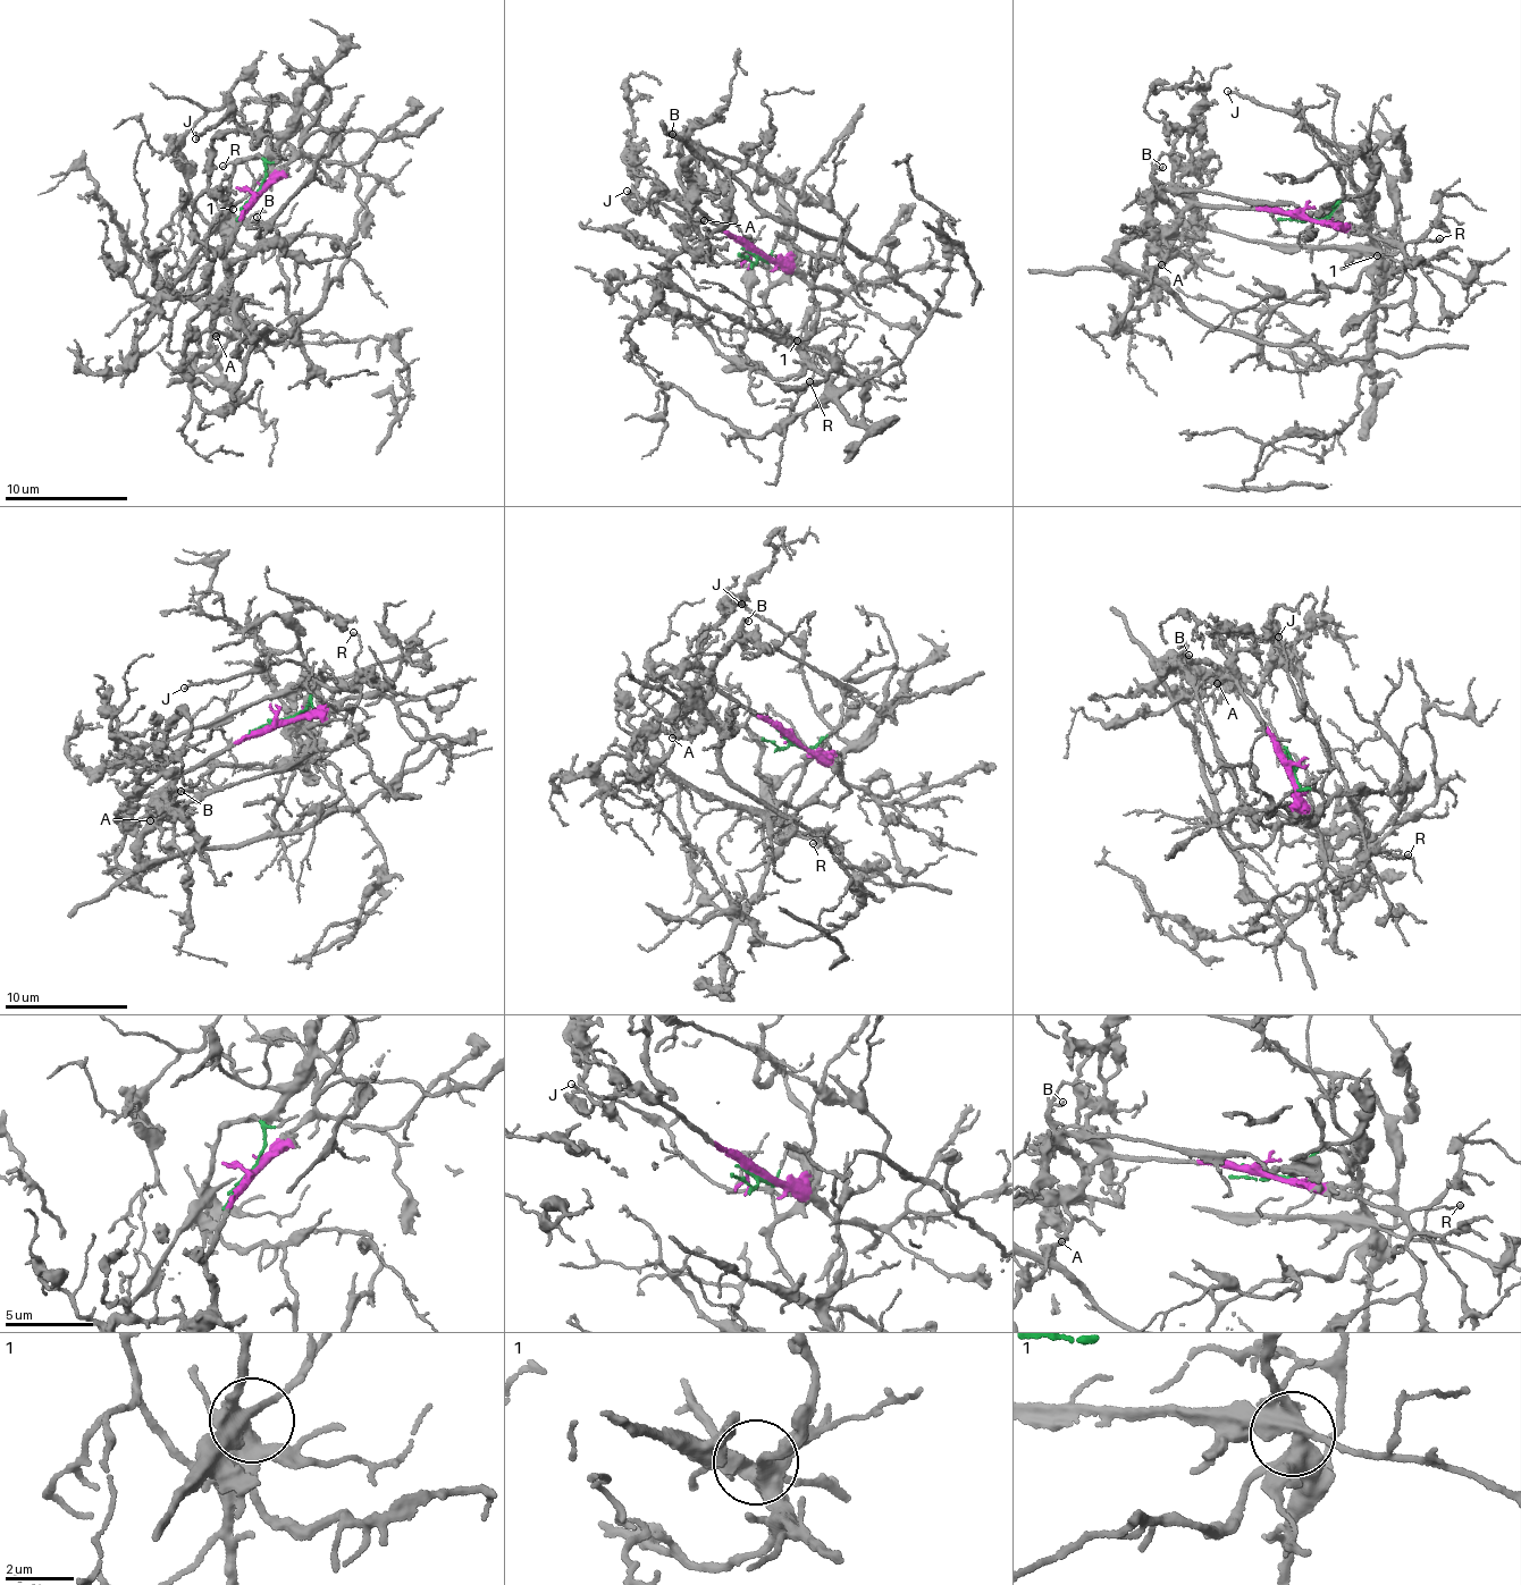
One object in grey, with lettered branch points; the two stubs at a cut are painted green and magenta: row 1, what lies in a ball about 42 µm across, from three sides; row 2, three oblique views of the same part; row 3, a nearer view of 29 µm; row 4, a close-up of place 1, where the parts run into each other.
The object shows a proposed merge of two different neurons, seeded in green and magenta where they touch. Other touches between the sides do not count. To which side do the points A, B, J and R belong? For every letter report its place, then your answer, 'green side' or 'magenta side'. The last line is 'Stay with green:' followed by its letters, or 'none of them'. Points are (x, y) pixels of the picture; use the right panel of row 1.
A: (1161, 264) | magenta side
B: (1162, 167) | magenta side
J: (1227, 91) | green side
R: (1439, 238) | magenta side
Stay with green: J

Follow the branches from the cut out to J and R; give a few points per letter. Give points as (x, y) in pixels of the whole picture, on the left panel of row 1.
J: (255, 197), (266, 174), (261, 159), (255, 158), (267, 156), (277, 138), (257, 135), (230, 110), (195, 138)
R: (255, 195), (225, 252), (227, 291), (156, 304), (229, 210), (252, 195), (249, 165), (221, 167)

